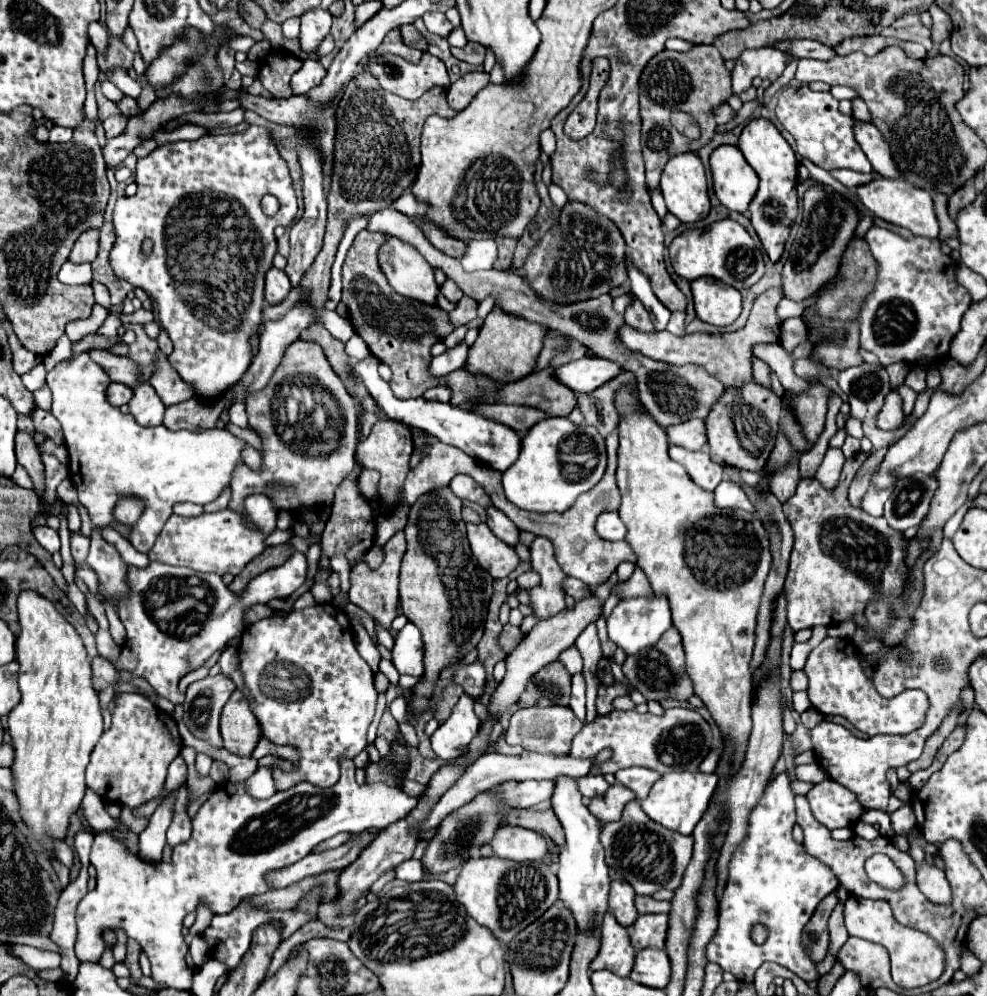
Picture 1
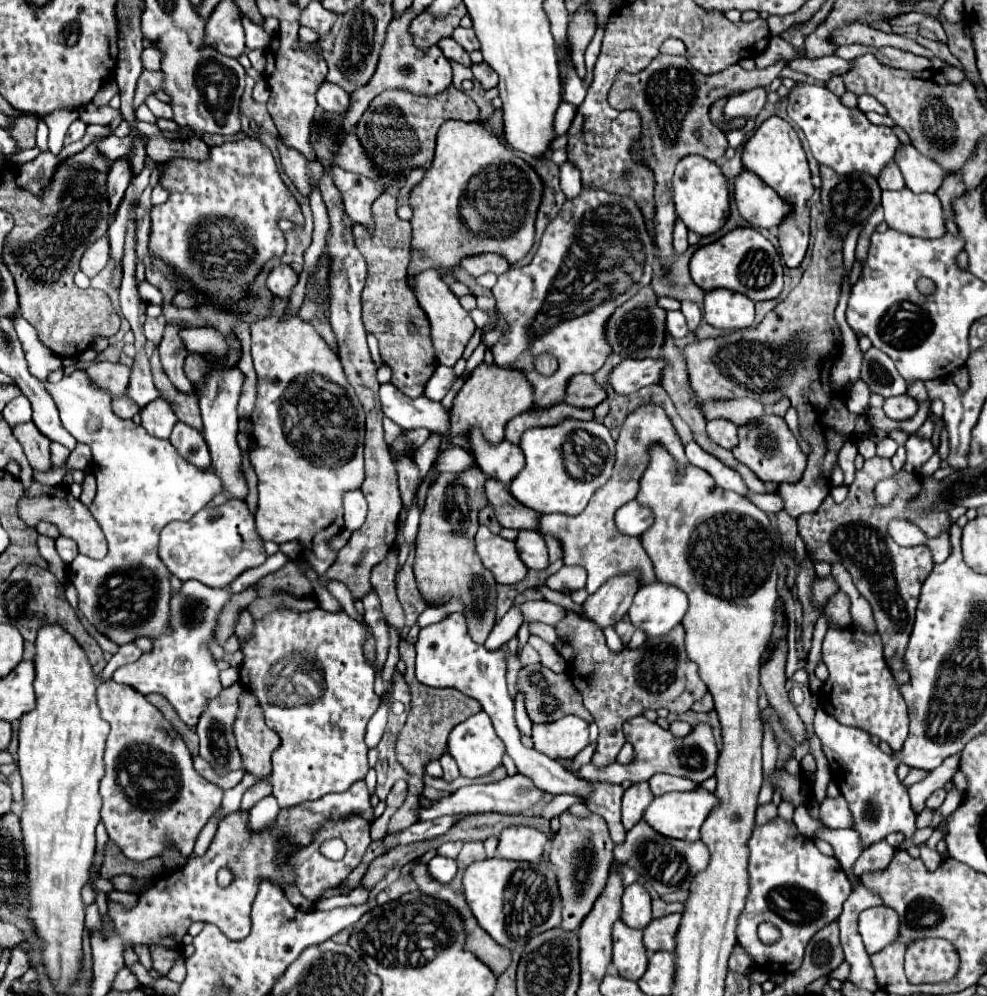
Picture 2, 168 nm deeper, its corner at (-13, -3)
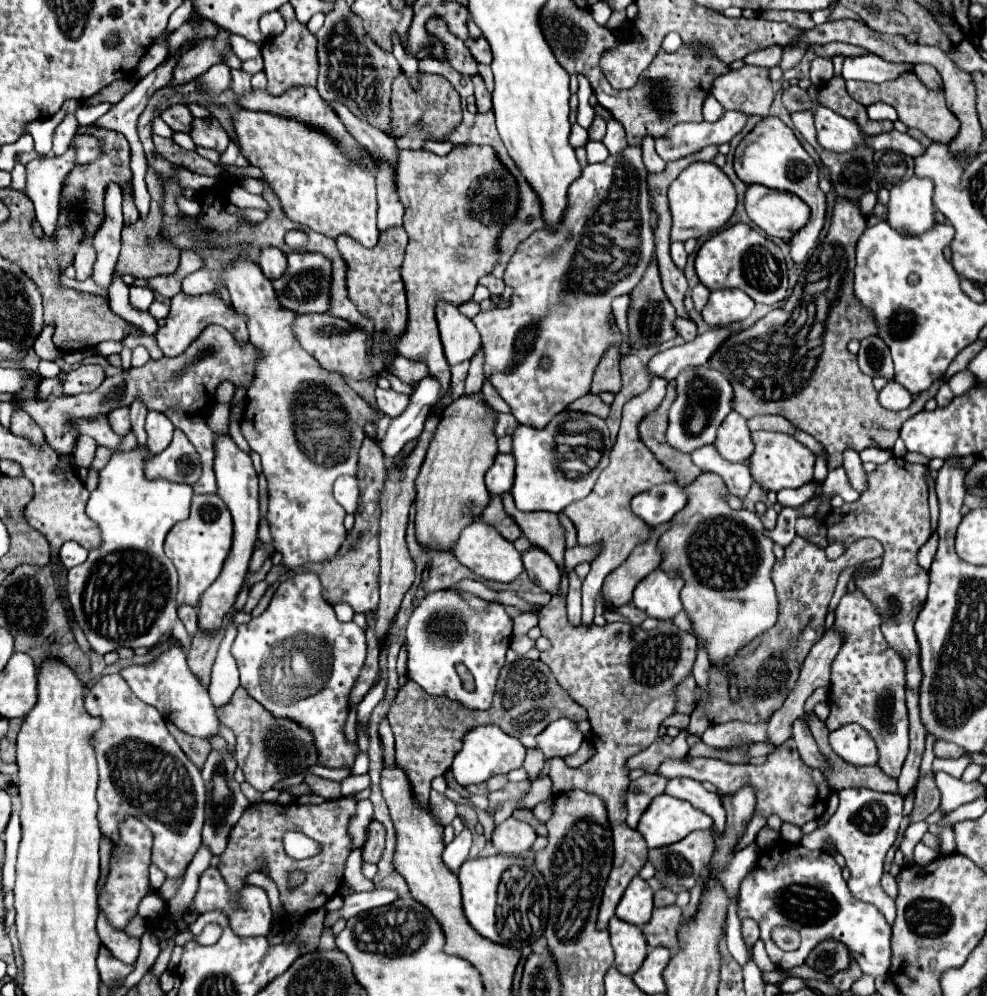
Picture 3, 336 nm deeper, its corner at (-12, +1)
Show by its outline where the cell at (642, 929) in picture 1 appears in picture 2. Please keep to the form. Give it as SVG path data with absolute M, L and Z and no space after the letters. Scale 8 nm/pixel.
M670 914L670 916L664 916L664 918L652 920L644 928L644 946L646 946L646 950L650 954L658 952L658 950L674 952L680 920L682 920L682 914Z

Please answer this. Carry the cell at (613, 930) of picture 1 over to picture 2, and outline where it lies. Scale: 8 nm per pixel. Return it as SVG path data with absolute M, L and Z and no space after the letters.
M622 920L614 924L614 966L626 980L640 980L648 966L648 954L642 944L642 930L628 928Z

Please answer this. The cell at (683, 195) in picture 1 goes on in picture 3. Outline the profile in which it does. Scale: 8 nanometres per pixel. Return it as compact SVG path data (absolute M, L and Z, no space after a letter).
M713 162L691 164L671 182L667 190L667 198L673 218L671 242L685 242L689 238L701 238L713 234L731 218L737 206L737 194L731 180Z

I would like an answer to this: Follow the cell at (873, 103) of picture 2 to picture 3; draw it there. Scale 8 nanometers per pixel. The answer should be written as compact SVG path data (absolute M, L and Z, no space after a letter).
M873 104L867 108L867 114L871 120L891 120L891 122L897 120L897 112L887 104Z

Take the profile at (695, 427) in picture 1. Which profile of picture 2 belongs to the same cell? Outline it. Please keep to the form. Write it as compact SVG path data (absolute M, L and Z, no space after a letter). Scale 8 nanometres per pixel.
M718 418L718 420L710 420L708 424L706 424L706 432L708 432L708 436L710 436L710 440L712 442L716 442L718 446L722 446L722 448L734 448L734 444L738 444L736 440L736 430L738 430L738 426L734 424L734 422L730 422L730 420L722 420L722 418Z

